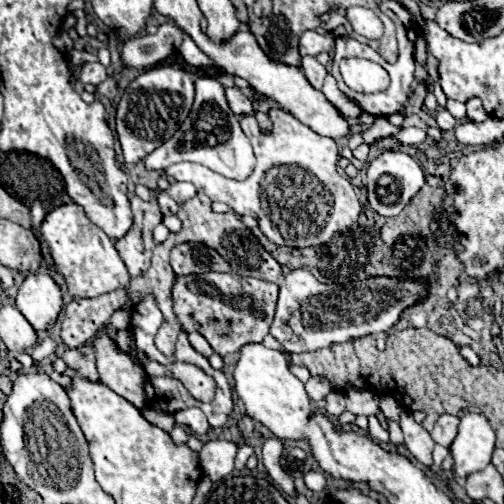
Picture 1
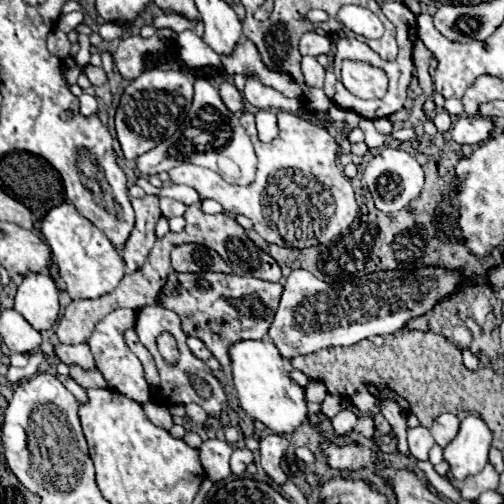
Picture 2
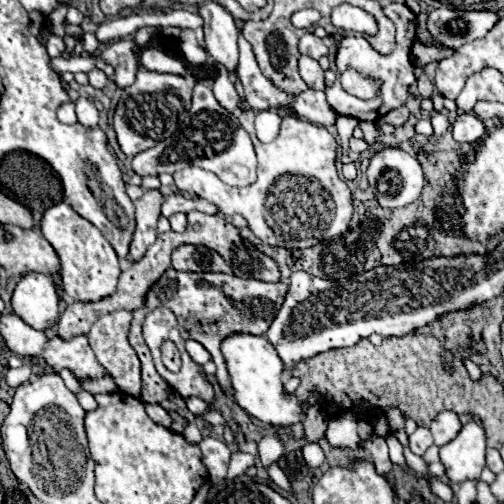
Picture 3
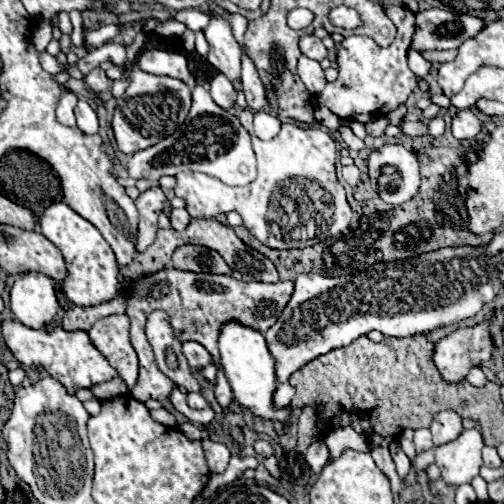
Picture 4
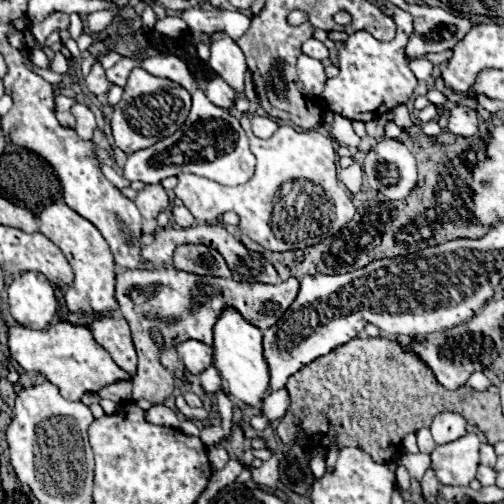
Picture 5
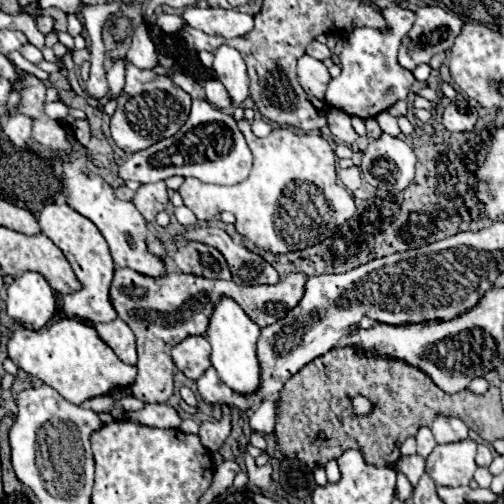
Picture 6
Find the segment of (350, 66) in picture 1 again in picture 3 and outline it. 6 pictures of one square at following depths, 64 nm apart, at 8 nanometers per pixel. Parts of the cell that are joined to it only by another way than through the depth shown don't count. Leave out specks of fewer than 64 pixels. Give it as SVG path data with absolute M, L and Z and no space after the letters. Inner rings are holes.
M348 68L341 75L342 88L354 96L360 96L360 98L368 98L368 96L376 96L376 90L378 90L378 84L372 82L372 80L364 80L358 72L352 68Z

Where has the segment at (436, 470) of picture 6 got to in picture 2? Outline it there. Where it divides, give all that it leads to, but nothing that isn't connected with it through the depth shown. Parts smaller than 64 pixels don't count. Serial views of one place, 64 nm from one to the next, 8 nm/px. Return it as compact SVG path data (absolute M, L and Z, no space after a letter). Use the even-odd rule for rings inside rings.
M470 414L462 420L458 436L444 448L444 460L450 464L454 480L478 474L488 464L492 432L482 418Z

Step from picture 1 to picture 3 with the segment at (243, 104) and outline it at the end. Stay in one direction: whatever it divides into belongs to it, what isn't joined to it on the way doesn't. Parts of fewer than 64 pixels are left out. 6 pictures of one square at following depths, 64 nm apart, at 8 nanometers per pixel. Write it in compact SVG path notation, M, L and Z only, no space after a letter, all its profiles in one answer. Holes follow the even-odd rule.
M220 70L216 80L214 80L214 86L212 86L212 92L214 92L214 98L226 108L226 110L236 110L238 104L240 104L240 98L236 94L236 88L228 76L228 72Z

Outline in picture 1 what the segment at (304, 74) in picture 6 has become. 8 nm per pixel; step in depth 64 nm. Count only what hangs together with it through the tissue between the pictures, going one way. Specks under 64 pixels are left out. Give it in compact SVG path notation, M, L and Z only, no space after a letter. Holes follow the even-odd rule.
M302 56L302 72L316 90L322 90L322 82L326 78L326 68L314 56Z

